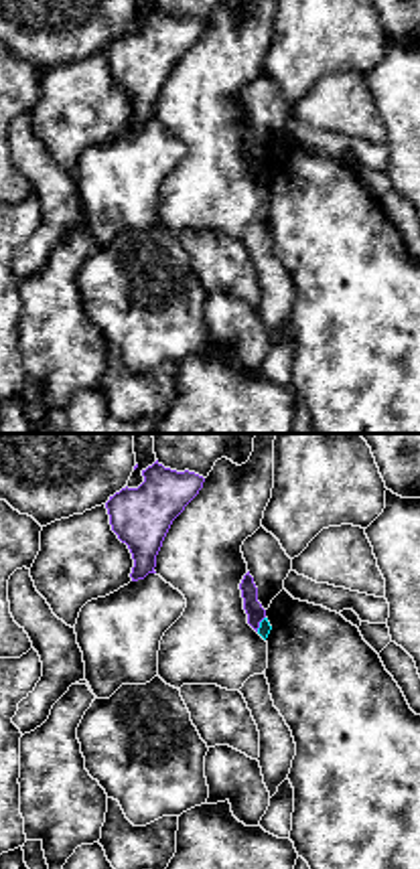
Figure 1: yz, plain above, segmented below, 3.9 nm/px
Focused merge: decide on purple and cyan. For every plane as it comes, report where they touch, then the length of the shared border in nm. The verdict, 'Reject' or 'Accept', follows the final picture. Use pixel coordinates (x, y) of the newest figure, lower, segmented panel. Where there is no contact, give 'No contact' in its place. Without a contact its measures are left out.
Touches purple at (258, 624). Shared border 70 nm

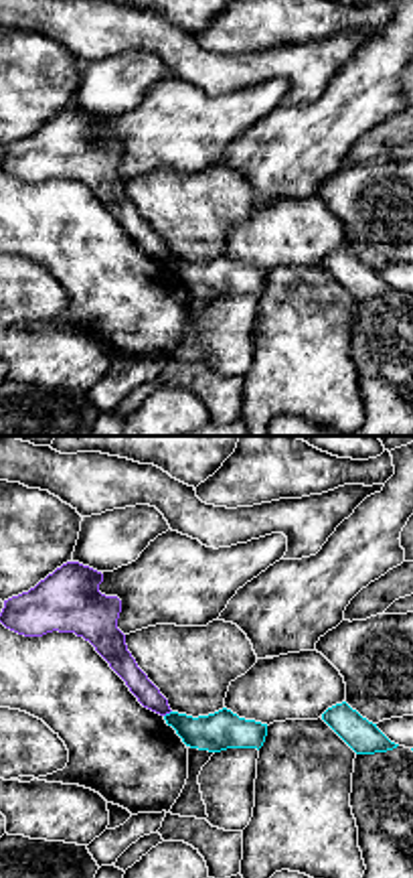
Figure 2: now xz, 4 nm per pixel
Touches purple at (167, 712). Shared border 40 nm

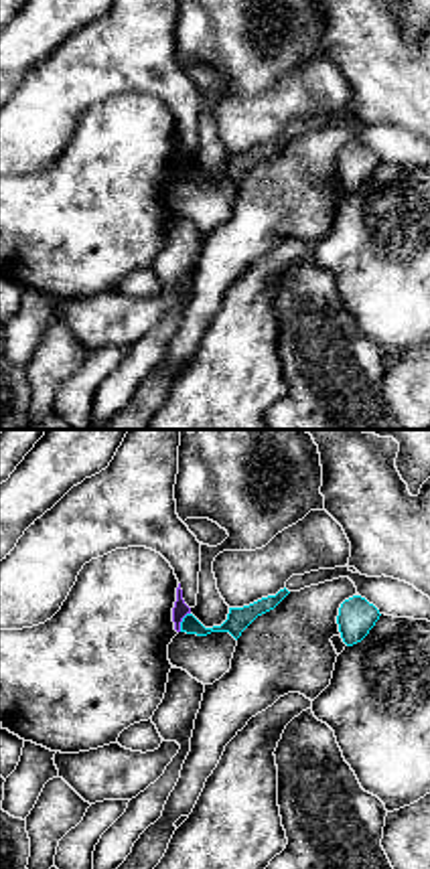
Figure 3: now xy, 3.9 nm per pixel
Touches purple at (181, 620). Shared border 90 nm

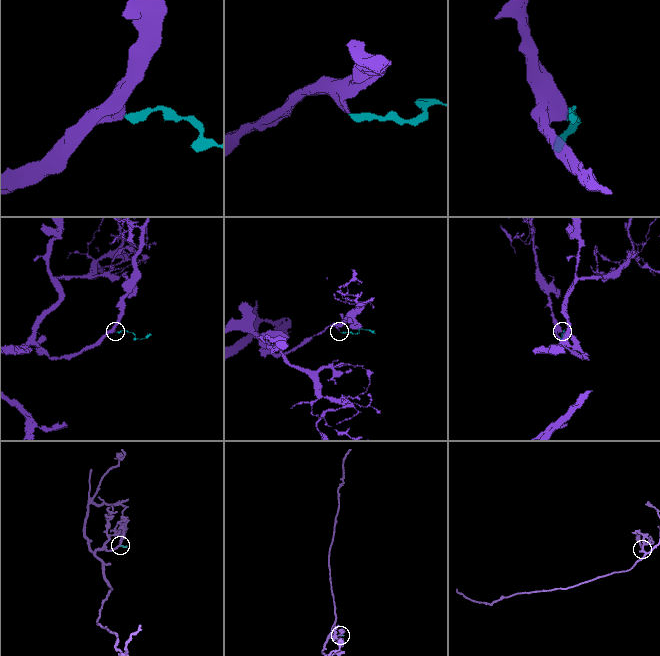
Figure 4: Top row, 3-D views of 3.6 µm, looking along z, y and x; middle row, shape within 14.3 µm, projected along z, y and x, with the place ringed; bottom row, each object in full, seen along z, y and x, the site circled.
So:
Reject

